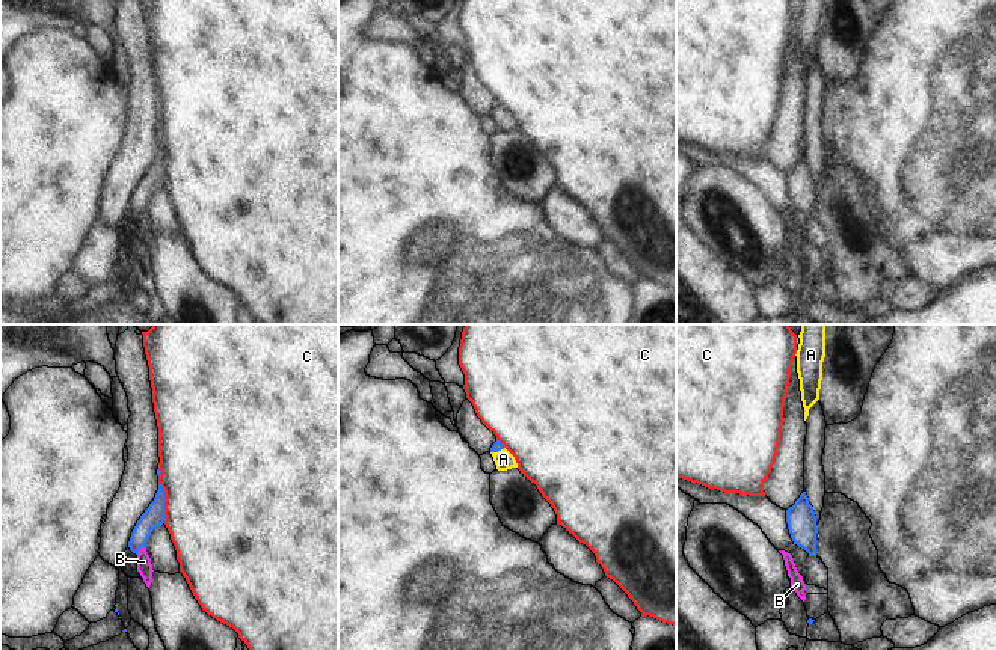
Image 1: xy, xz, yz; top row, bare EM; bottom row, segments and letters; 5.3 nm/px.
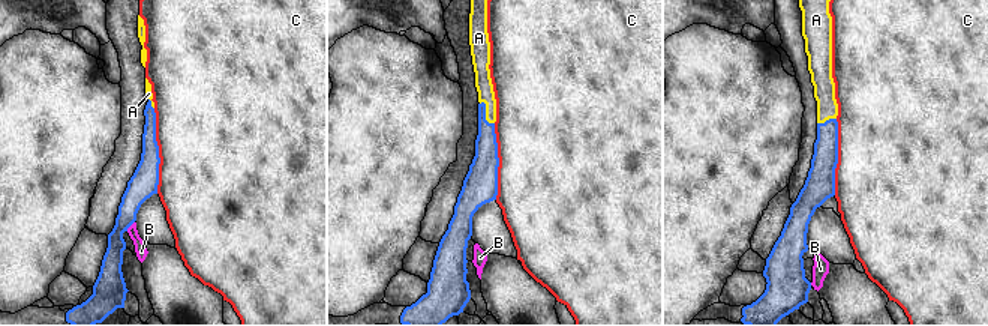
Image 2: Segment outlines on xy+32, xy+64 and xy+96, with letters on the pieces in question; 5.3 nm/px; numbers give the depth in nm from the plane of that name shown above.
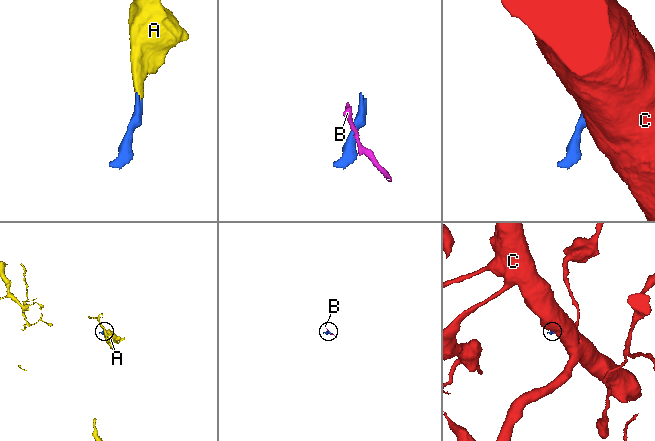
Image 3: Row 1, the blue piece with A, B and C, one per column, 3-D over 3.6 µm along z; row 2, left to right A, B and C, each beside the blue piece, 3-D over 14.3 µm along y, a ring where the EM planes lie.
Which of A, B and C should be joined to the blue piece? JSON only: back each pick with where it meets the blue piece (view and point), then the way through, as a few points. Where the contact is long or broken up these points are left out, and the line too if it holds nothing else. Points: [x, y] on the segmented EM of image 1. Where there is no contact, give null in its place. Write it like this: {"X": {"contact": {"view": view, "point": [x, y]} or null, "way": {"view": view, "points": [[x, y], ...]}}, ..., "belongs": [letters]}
{"A": {"contact": {"view": "xz", "point": [497, 451]}, "way": {"view": "xz", "points": [[497, 447], [497, 451], [503, 459]]}}, "belongs": ["A"]}

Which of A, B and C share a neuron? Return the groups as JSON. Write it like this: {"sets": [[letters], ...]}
{"sets": [["A"], ["B"], ["C"]]}

